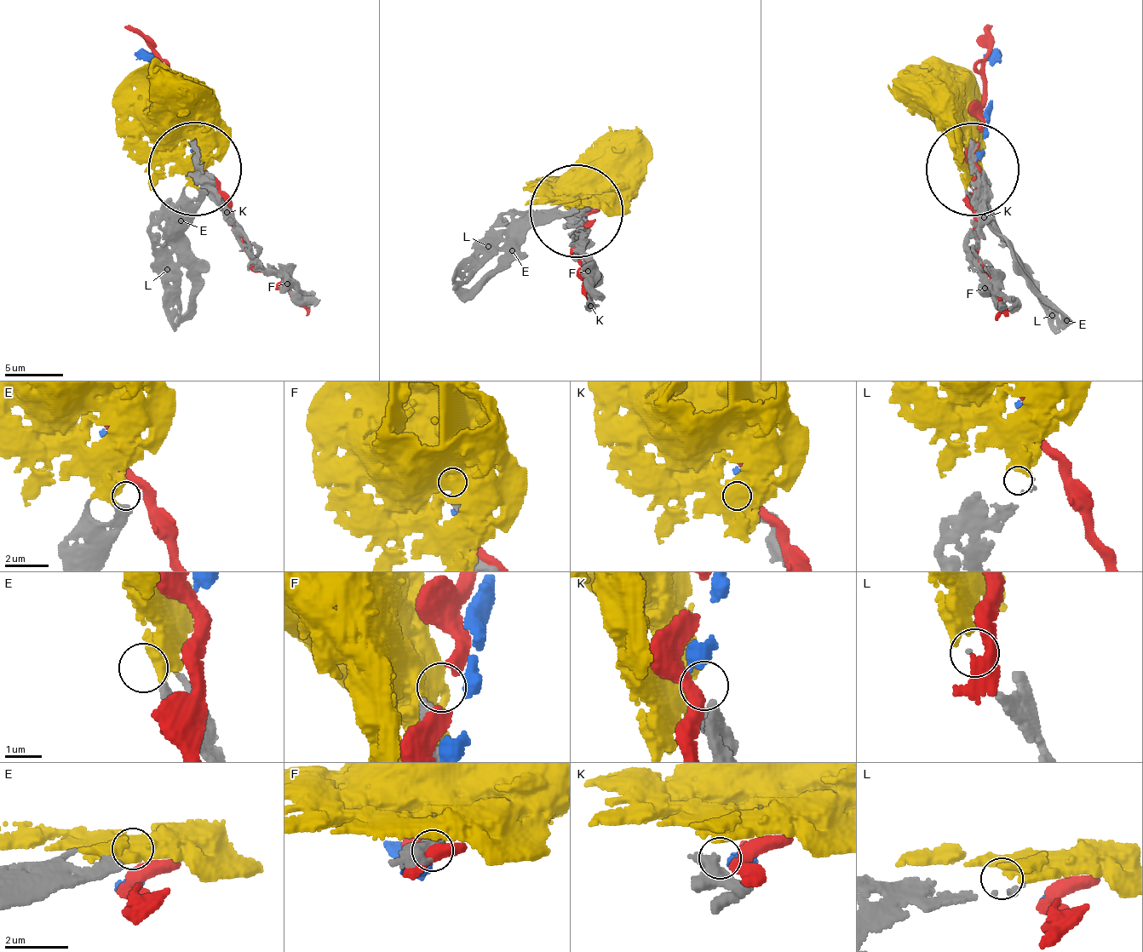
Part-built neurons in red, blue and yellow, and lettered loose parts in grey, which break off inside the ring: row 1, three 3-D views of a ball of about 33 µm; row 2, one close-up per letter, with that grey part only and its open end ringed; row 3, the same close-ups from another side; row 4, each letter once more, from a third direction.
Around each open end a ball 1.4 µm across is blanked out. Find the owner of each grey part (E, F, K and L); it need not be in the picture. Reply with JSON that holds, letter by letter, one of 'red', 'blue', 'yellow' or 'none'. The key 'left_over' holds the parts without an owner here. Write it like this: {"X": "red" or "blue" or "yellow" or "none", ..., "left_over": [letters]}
{"E": "none", "F": "none", "K": "blue", "L": "yellow", "left_over": ["E", "F"]}

